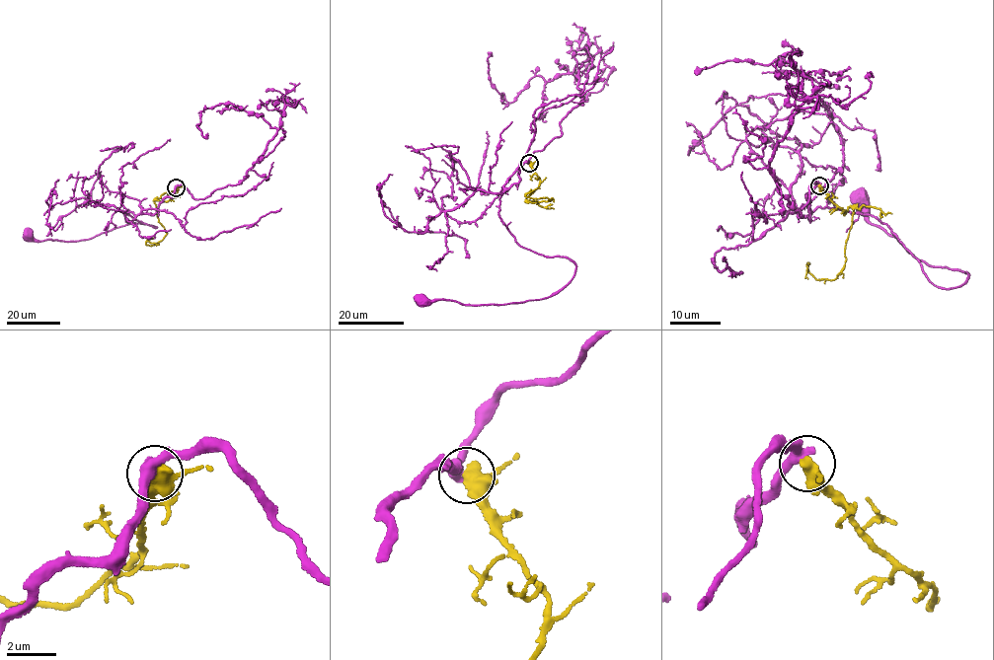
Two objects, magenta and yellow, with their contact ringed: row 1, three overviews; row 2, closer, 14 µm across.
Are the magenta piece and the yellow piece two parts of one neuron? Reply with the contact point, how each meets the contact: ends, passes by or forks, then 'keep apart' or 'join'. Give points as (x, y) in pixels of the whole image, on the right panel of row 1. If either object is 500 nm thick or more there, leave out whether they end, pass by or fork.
at (819, 185); magenta passes by; yellow forks there; keep apart

